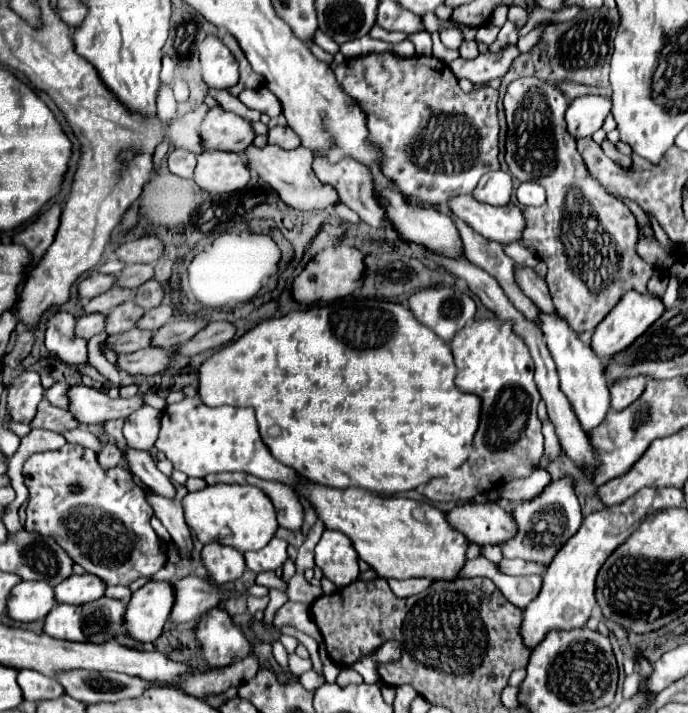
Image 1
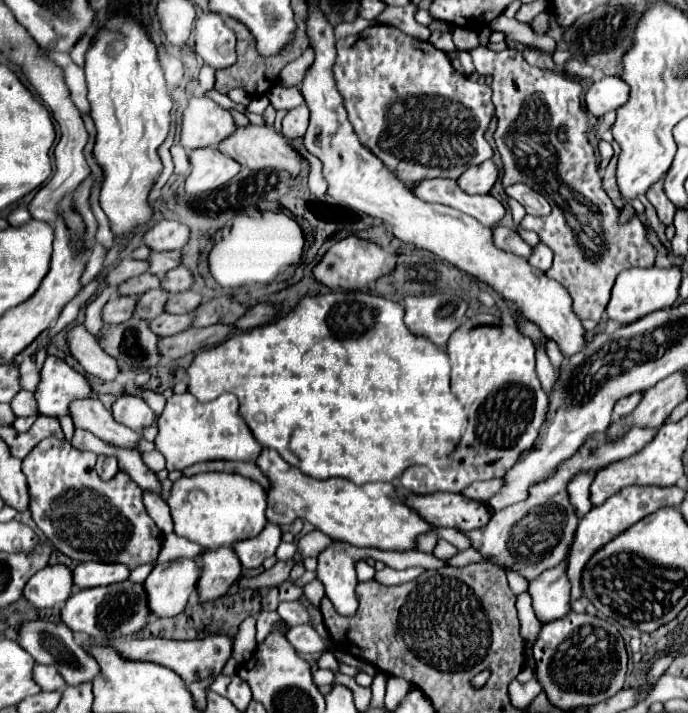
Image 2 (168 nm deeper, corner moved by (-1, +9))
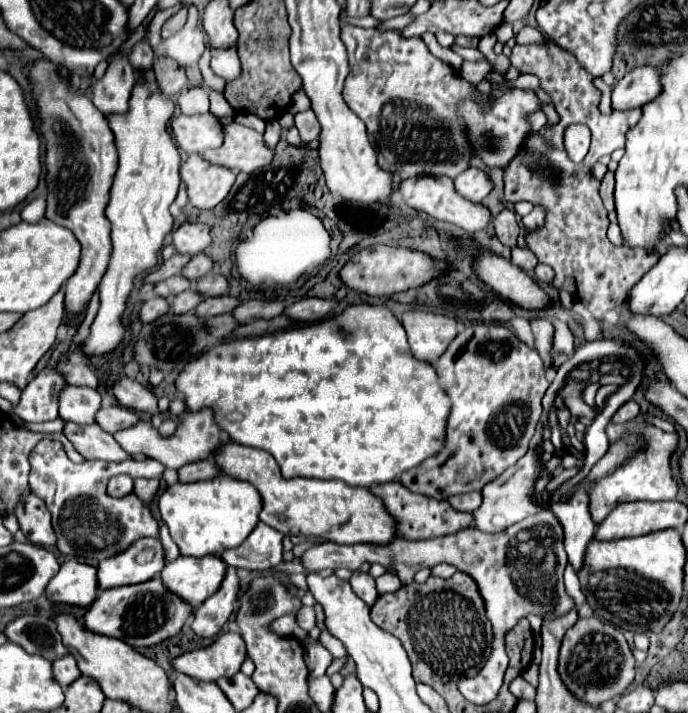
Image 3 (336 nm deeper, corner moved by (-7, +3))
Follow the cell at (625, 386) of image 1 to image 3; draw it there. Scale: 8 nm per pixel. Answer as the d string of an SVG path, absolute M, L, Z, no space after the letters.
M626 401L626 405L622 405L622 407L614 413L612 423L628 423L628 421L636 419L638 413L640 413L638 403L636 403L636 401Z

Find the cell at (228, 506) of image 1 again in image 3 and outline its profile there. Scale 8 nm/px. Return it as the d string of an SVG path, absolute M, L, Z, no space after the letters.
M218 475L214 479L194 483L176 483L160 497L162 521L168 525L180 553L192 557L218 555L222 549L242 545L242 541L260 523L260 511L262 497L254 485L230 475Z

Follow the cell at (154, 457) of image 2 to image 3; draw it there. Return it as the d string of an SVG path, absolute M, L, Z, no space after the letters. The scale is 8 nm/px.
M42 439L30 453L30 489L46 503L52 513L52 527L56 533L56 549L62 555L70 555L84 561L102 561L126 551L134 541L142 537L158 537L158 523L152 511L136 497L128 493L124 497L110 497L106 483L118 473L128 473L130 477L162 479L166 467L160 461L84 461L72 463L64 453L60 441Z

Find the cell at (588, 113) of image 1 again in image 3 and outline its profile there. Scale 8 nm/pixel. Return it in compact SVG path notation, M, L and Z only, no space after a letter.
M638 67L616 81L612 89L612 109L624 111L652 101L660 93L658 67Z

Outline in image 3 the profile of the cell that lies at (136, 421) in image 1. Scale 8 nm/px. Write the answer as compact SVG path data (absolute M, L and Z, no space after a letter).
M110 405L98 411L98 421L96 421L102 429L106 429L108 433L116 433L120 429L128 429L136 423L140 423L140 417L130 411L128 407L122 405Z

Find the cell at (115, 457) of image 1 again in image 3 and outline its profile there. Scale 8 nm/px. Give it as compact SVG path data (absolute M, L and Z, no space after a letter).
M116 475L108 481L108 493L112 497L124 497L134 489L134 479L130 475Z

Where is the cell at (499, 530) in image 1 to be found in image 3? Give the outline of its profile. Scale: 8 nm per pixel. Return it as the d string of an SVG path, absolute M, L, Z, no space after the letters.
M390 481L390 485L382 485L382 489L370 489L370 491L378 493L382 501L386 501L386 509L398 515L398 525L402 525L402 537L406 539L432 539L432 537L452 535L472 525L470 513L456 511L448 501L436 501L432 497L412 493L400 481Z

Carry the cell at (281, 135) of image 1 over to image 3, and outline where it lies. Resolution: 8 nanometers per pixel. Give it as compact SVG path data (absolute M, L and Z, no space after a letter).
M314 111L296 113L296 115L294 115L294 125L298 127L300 137L302 137L304 141L312 141L312 139L316 139L318 133L320 133L320 125L318 125L318 121L316 121L316 117L314 117Z

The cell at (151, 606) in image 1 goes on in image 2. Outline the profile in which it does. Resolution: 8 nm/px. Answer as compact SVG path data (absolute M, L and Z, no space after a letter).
M194 559L158 563L144 581L148 607L158 617L174 617L184 611L188 597L196 591L200 567Z

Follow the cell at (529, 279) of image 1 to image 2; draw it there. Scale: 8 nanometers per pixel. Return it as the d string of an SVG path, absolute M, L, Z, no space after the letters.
M496 227L494 229L494 243L496 243L496 247L500 247L504 251L510 251L514 255L520 255L524 259L528 259L530 253L532 253L532 247L526 245L522 241L522 237L510 227Z

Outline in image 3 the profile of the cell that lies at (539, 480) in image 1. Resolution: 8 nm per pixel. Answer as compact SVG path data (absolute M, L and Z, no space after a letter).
M472 491L472 493L462 493L462 495L454 495L448 499L450 505L456 511L468 511L472 513L474 509L478 509L478 505L482 503L482 493L480 491Z

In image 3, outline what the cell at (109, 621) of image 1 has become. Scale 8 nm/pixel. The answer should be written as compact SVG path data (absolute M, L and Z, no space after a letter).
M154 577L138 585L100 591L96 601L86 609L82 621L84 627L92 633L122 639L132 647L150 647L178 635L190 613L192 607L180 601L180 597L174 597L174 593L170 593L168 589L164 589L160 577Z

